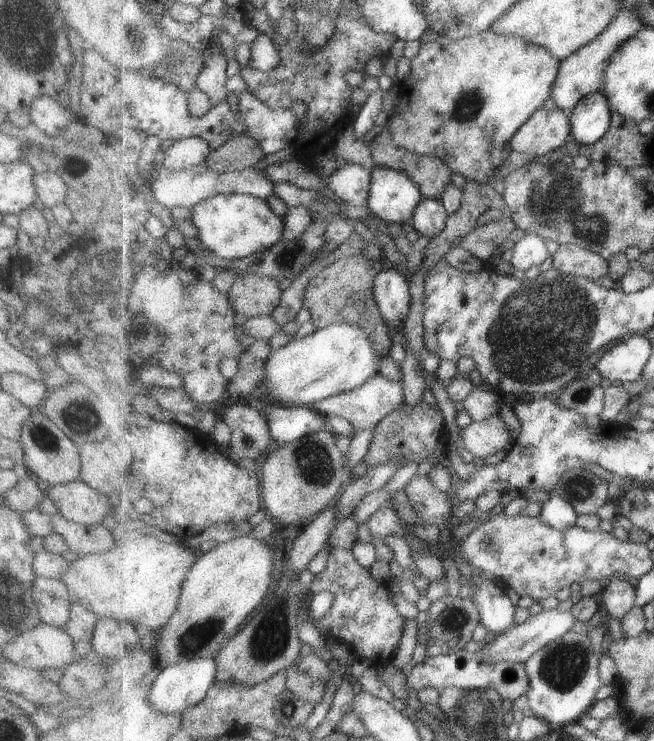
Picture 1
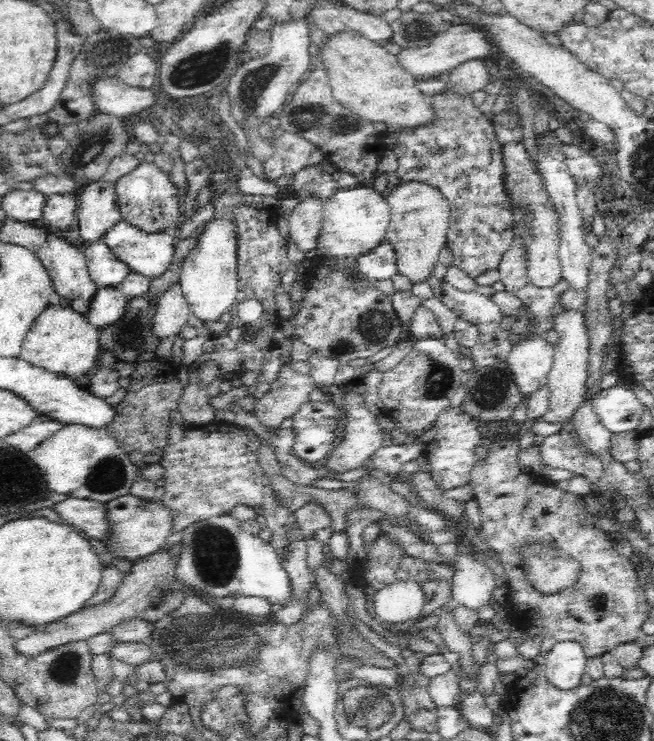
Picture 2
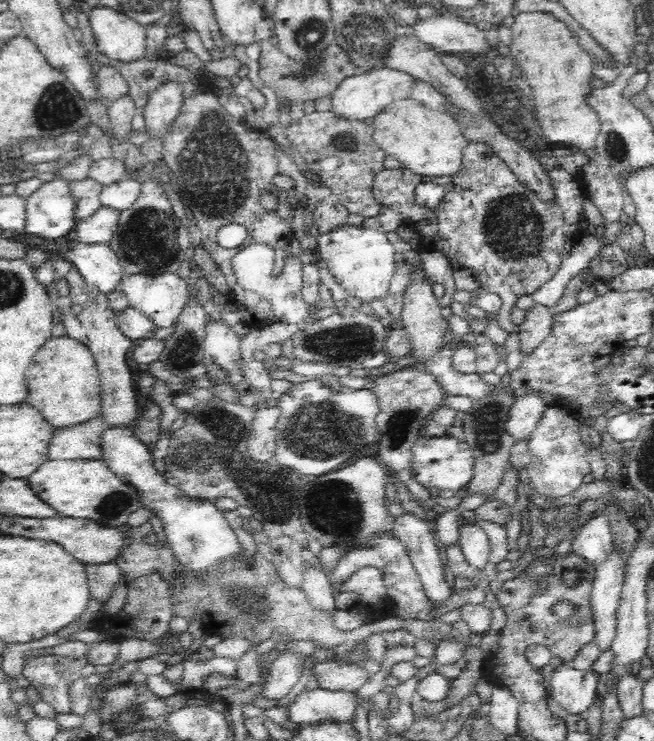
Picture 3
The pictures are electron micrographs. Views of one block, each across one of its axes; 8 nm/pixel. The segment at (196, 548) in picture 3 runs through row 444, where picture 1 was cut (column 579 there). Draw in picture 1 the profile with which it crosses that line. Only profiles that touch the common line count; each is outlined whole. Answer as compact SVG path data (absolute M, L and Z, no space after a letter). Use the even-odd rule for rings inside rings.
M598 91L587 96L571 115L573 140L581 145L595 145L612 128L614 112L611 101Z

